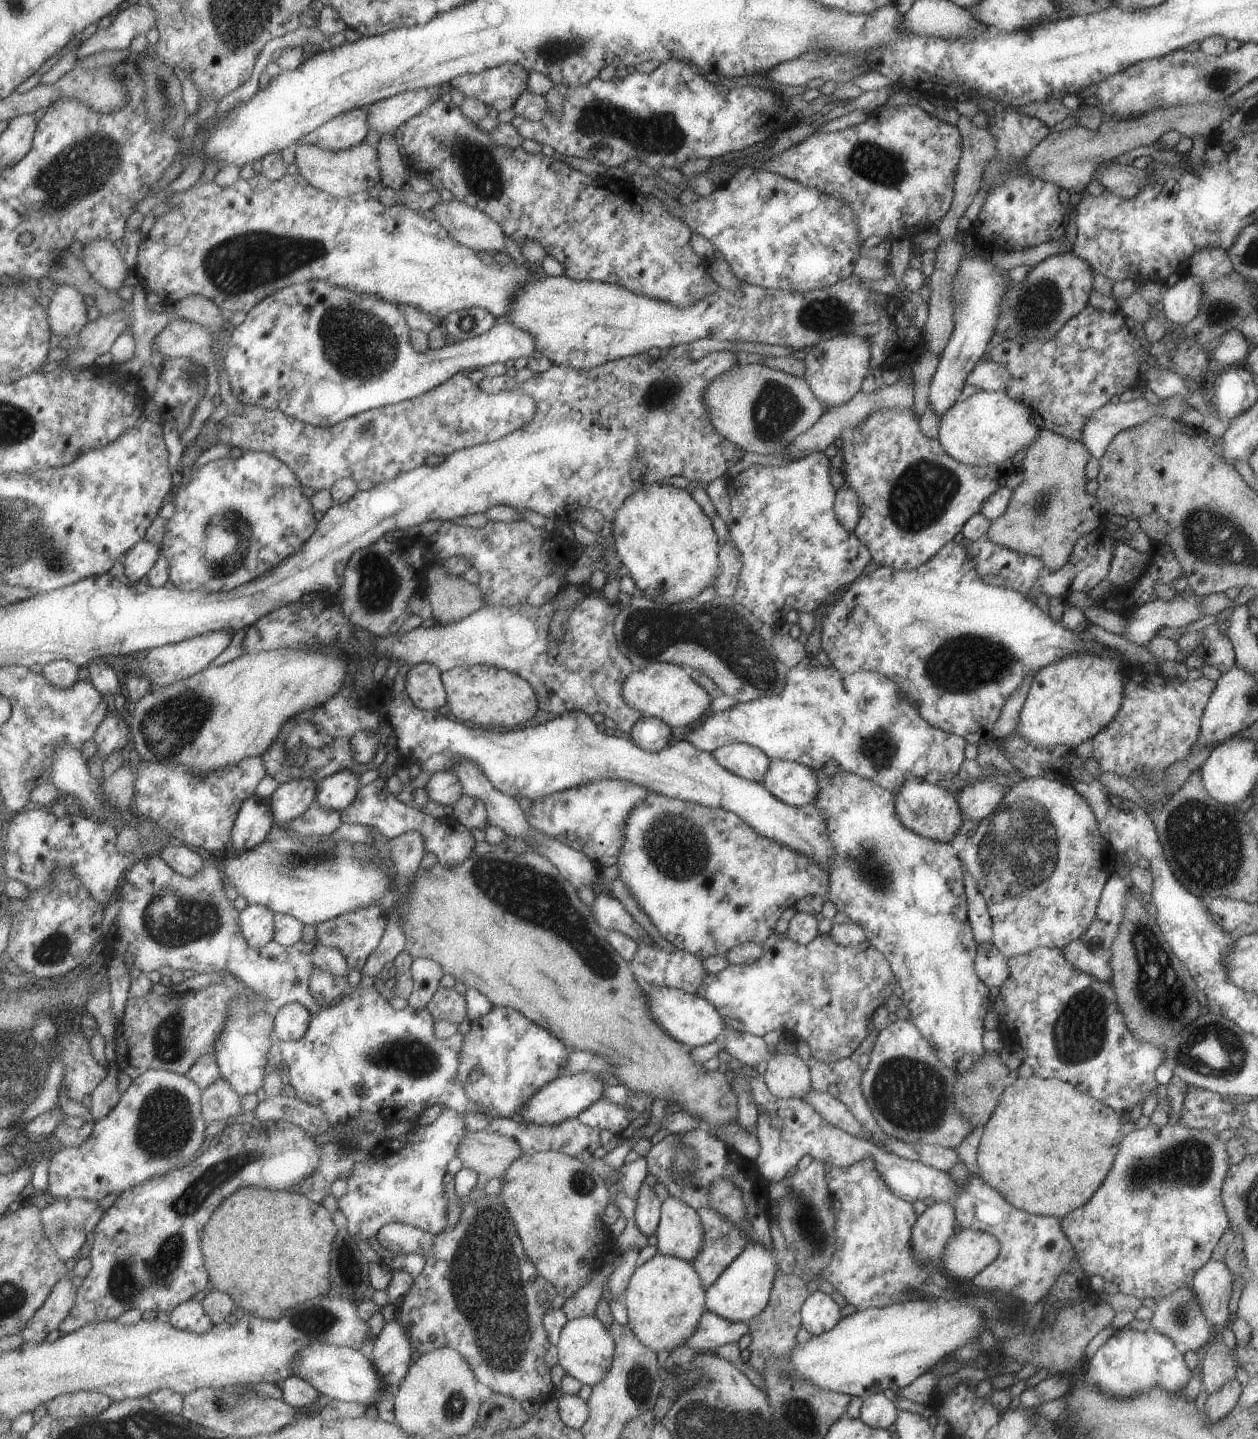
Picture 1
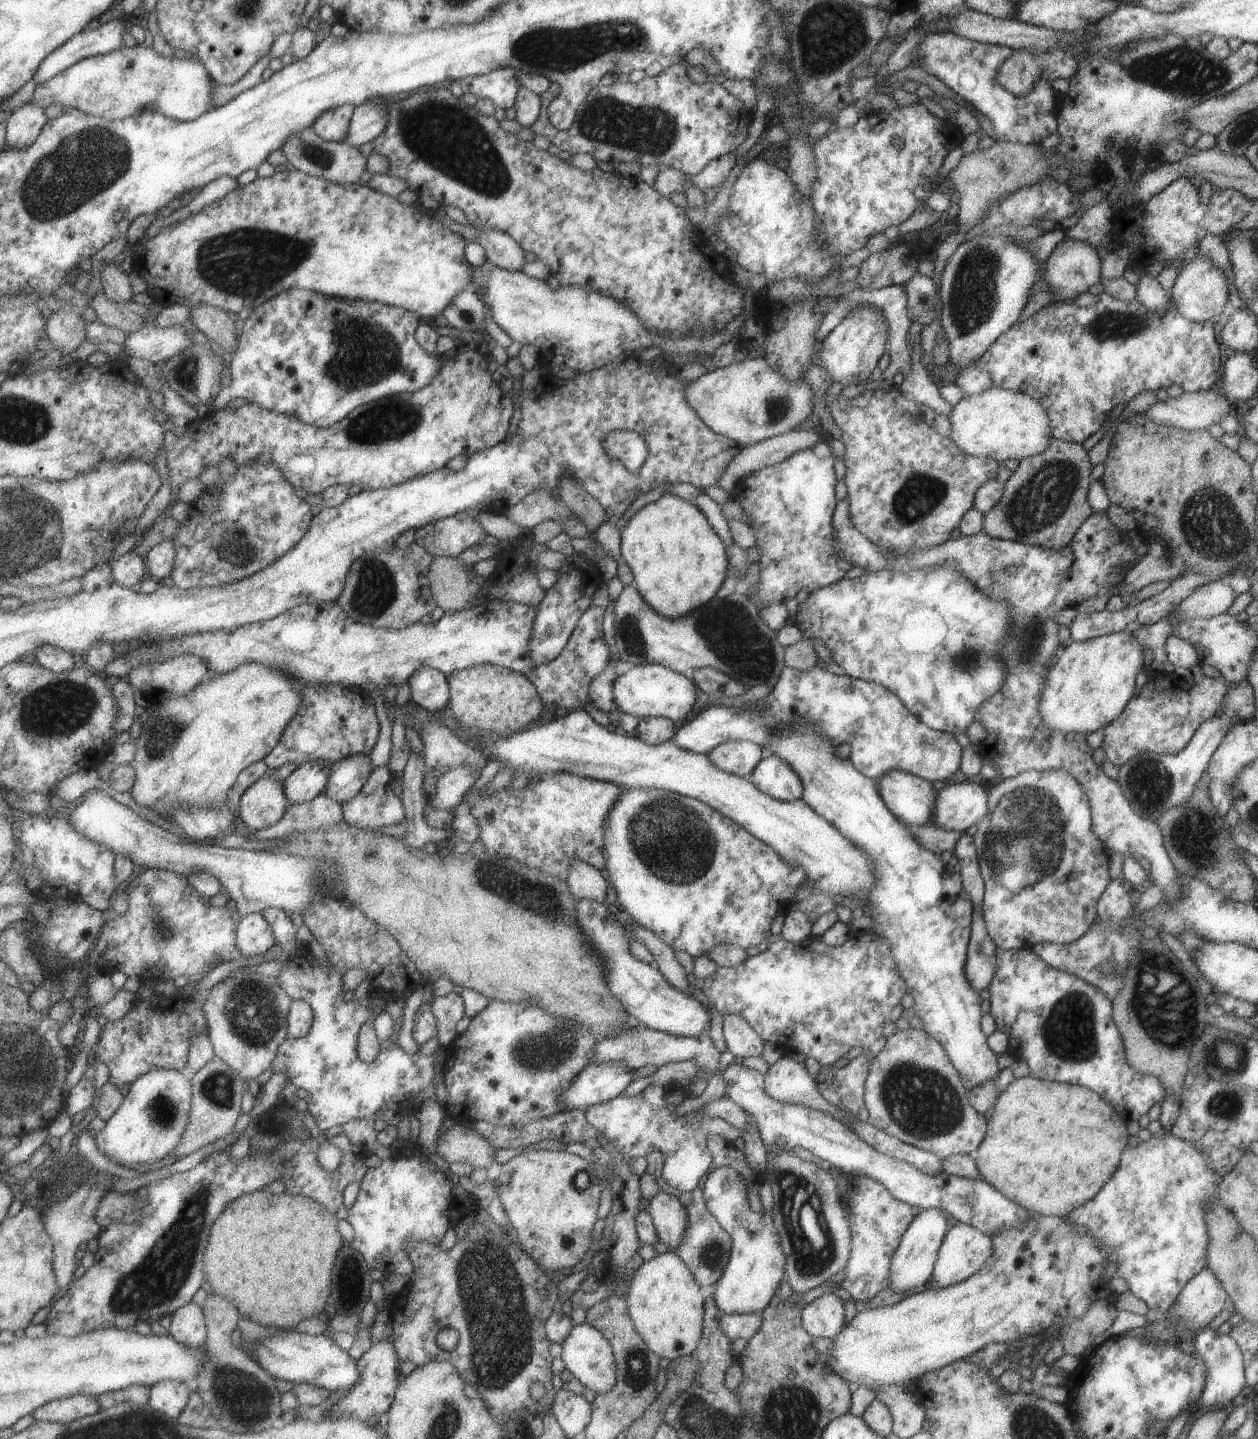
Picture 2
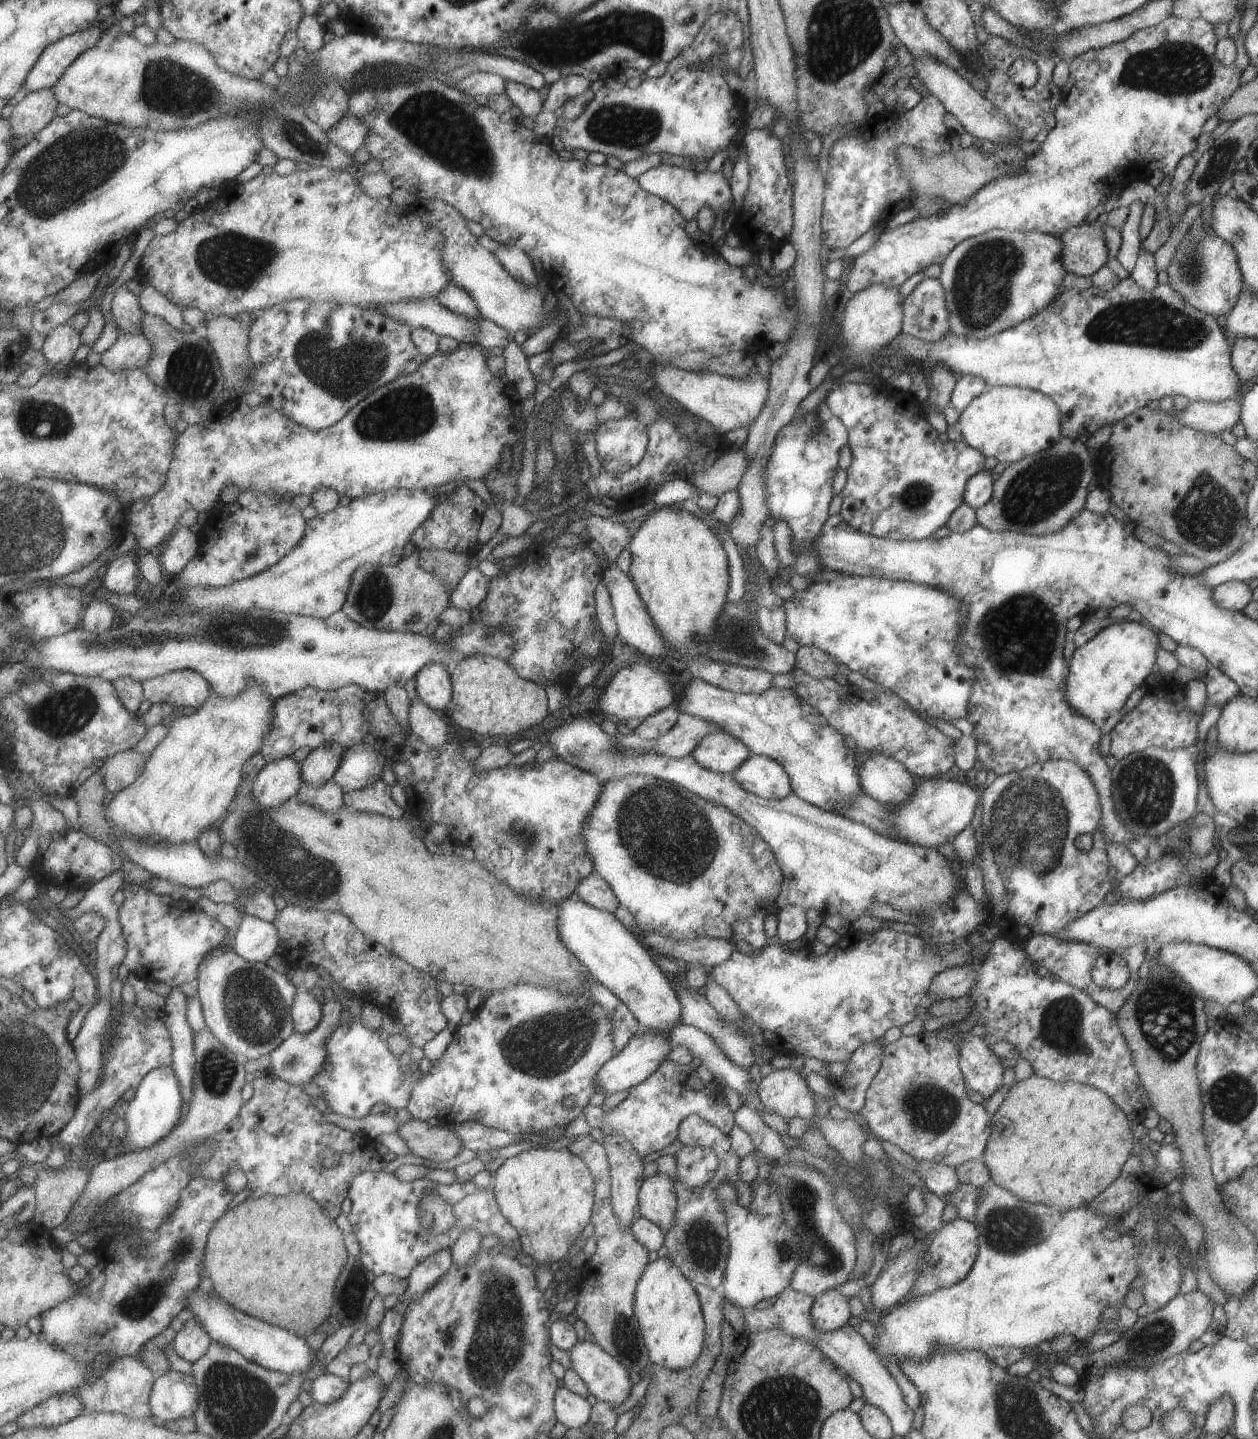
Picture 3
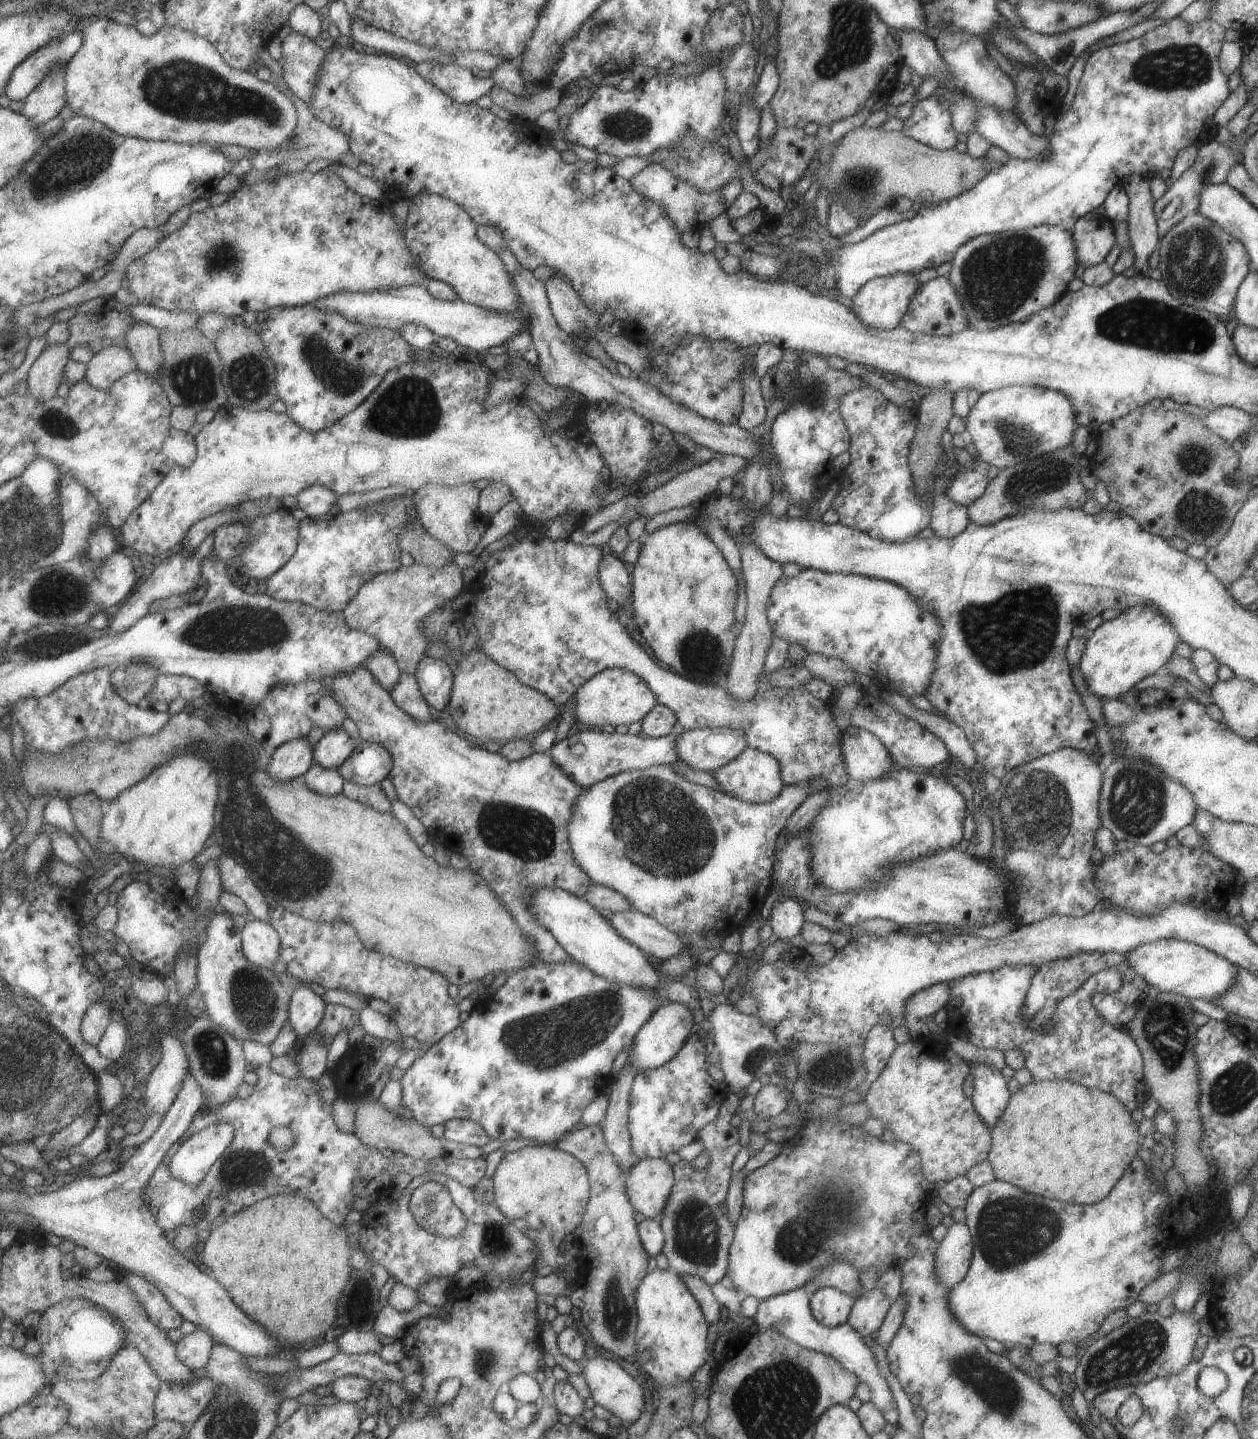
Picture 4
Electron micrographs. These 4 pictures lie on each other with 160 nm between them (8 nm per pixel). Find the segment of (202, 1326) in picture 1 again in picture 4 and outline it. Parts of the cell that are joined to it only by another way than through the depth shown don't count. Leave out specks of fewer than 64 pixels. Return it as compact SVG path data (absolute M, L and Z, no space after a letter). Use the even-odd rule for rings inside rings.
M196 1329L176 1343L178 1356L192 1370L206 1368L214 1352L215 1340L209 1332Z

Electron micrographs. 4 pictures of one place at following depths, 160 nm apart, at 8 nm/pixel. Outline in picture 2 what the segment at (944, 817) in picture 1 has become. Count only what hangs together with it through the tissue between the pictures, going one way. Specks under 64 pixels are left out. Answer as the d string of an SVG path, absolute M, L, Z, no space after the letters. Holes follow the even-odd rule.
M891 769L875 780L875 786L887 810L903 825L931 822L936 791L929 781Z

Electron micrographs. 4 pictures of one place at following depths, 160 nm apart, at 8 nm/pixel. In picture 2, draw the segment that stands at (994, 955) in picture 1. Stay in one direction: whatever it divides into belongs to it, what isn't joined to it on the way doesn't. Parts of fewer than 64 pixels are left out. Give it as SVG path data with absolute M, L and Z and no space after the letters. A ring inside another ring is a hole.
M974 908L963 968L966 981L978 993L991 982L996 967L996 949L996 944L987 934L982 911Z

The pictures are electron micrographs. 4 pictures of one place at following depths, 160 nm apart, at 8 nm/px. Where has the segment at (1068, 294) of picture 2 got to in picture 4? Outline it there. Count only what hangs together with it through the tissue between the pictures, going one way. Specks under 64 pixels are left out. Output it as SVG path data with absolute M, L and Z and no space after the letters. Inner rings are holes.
M1095 211L1081 216L1070 234L1075 244L1075 260L1083 268L1101 264L1116 244L1112 223Z

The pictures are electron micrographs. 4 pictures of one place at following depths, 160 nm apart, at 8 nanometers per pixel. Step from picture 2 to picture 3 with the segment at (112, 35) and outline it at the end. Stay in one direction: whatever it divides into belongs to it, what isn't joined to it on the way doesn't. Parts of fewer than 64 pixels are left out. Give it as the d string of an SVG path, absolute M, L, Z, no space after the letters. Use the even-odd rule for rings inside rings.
M100 23L51 43L27 75L25 90L30 93L54 87L78 56L93 48L104 32L105 27Z

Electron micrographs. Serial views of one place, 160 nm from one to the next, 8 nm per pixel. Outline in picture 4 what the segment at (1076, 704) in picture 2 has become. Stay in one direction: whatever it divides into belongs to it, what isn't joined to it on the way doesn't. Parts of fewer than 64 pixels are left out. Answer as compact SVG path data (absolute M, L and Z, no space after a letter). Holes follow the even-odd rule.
M1145 604L1125 608L1119 616L1103 622L1088 635L1078 665L1087 691L1100 700L1115 700L1143 678L1163 671L1177 642L1179 636L1175 636L1171 624L1155 608Z

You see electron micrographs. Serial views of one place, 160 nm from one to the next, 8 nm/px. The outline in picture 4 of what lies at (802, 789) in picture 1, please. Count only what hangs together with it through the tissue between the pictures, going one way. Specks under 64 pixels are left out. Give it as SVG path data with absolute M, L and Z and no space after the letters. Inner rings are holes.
M748 747L734 760L711 772L711 776L717 780L723 793L747 803L771 802L784 788L778 762L770 755Z

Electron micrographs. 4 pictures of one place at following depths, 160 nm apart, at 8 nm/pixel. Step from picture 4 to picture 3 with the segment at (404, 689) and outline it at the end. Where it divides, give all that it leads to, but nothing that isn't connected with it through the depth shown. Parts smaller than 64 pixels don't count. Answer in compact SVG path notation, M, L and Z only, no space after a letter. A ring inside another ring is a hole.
M416 695L410 704L409 720L413 734L429 743L437 750L447 740L445 722L435 714L434 710L423 699Z

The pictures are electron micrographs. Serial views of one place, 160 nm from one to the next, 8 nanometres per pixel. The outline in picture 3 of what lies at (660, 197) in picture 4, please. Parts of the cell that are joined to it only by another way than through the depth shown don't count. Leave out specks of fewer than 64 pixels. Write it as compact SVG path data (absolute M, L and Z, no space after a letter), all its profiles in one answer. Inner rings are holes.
M661 163L642 172L638 176L638 185L649 194L658 196L674 206L687 221L693 220L701 208L709 208L715 214L725 215L732 204L730 186L723 168L715 172L695 171L693 168L682 168Z

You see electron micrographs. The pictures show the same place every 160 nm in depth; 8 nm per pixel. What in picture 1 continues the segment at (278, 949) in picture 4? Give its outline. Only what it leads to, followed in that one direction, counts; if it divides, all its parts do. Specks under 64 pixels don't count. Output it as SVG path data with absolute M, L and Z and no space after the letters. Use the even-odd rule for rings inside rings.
M261 904L248 905L240 912L243 936L253 948L267 947L275 938L275 913Z

